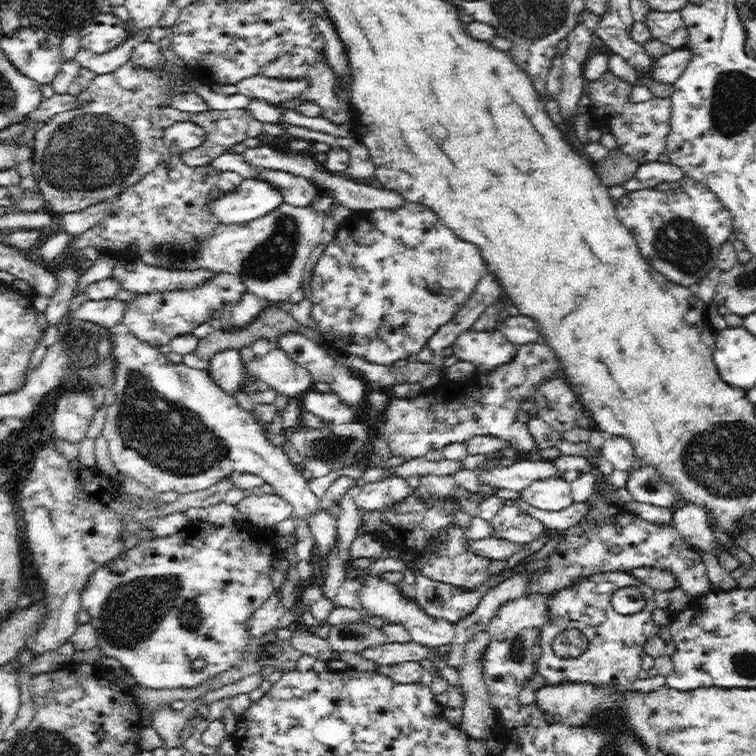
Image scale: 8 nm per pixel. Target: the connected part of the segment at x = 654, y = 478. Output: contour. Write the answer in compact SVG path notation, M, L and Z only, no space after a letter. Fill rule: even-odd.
M643 466L636 472L632 471L627 489L635 501L644 504L671 508L679 505L672 487L650 467Z

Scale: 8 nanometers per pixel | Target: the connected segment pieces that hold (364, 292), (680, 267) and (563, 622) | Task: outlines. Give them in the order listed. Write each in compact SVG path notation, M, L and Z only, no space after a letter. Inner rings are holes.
M407 203L406 206L394 210L362 209L350 214L348 218L339 224L337 236L330 242L318 260L312 276L312 297L313 305L310 313L311 324L316 327L322 335L326 346L336 353L346 354L359 360L367 361L372 366L394 366L400 360L408 360L412 356L418 356L430 346L430 340L436 336L436 332L442 326L452 322L456 313L462 305L471 297L481 277L490 275L490 269L484 264L479 250L469 242L464 242L454 236L450 230L430 208L415 203Z
M687 177L680 183L677 189L626 193L617 200L617 210L652 266L672 281L689 287L717 266L720 250L733 232L733 221L728 208L707 186Z
M612 572L610 574L598 574L590 580L584 580L580 584L576 584L573 588L563 590L561 594L556 594L555 598L552 598L552 620L544 626L544 634L542 634L542 640L540 640L540 646L542 648L542 654L536 662L536 672L540 673L547 683L564 682L564 679L574 679L575 682L594 682L595 684L619 684L625 691L632 688L632 684L640 680L640 666L641 657L643 652L643 646L646 639L658 633L660 626L652 620L652 610L657 608L656 604L656 591L648 585L648 583L642 582L633 573L624 572ZM621 588L638 588L644 600L646 600L646 608L638 614L620 614L614 609L612 604L612 596L616 590ZM569 628L577 628L581 630L584 639L589 643L588 651L586 655L574 658L566 658L558 656L554 652L554 640L558 638L563 630Z

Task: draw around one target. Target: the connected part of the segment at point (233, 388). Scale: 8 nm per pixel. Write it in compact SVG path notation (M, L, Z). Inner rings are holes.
M224 350L222 352L218 352L212 360L210 360L210 367L212 370L209 371L210 376L216 384L225 391L228 391L230 394L234 394L234 392L238 392L243 387L243 364L242 357L240 357L240 353L238 350Z

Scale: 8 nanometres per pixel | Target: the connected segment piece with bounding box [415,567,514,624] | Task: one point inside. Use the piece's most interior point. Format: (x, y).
(452, 603)

